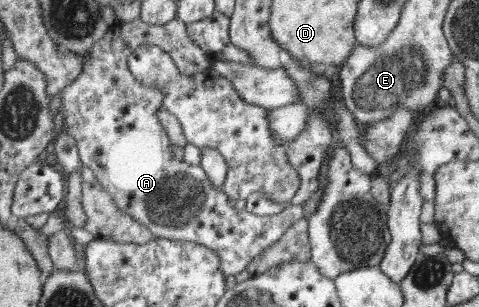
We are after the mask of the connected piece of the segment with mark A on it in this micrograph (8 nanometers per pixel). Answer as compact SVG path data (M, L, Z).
M140 16L132 22L116 23L106 37L99 40L91 52L87 53L87 65L78 79L61 92L63 131L77 139L84 166L94 170L98 181L116 199L120 211L131 215L137 222L145 224L155 238L189 241L213 247L217 255L221 256L221 270L224 271L225 277L234 277L235 274L245 271L247 266L260 257L265 248L270 248L273 243L277 242L287 232L287 228L301 221L305 210L302 205L290 205L283 213L265 217L255 215L246 208L239 212L235 206L229 204L228 194L223 189L215 187L211 179L207 180L206 172L203 172L205 190L203 190L203 184L195 182L187 174L181 174L185 172L187 164L184 160L179 161L173 156L172 142L159 117L165 94L160 88L140 81L128 65L128 58L132 56L133 51L137 47L146 45L155 45L166 50L180 74L207 73L213 66L213 60L209 58L209 55L189 37L188 25L182 20L175 19L160 26L149 24Z

